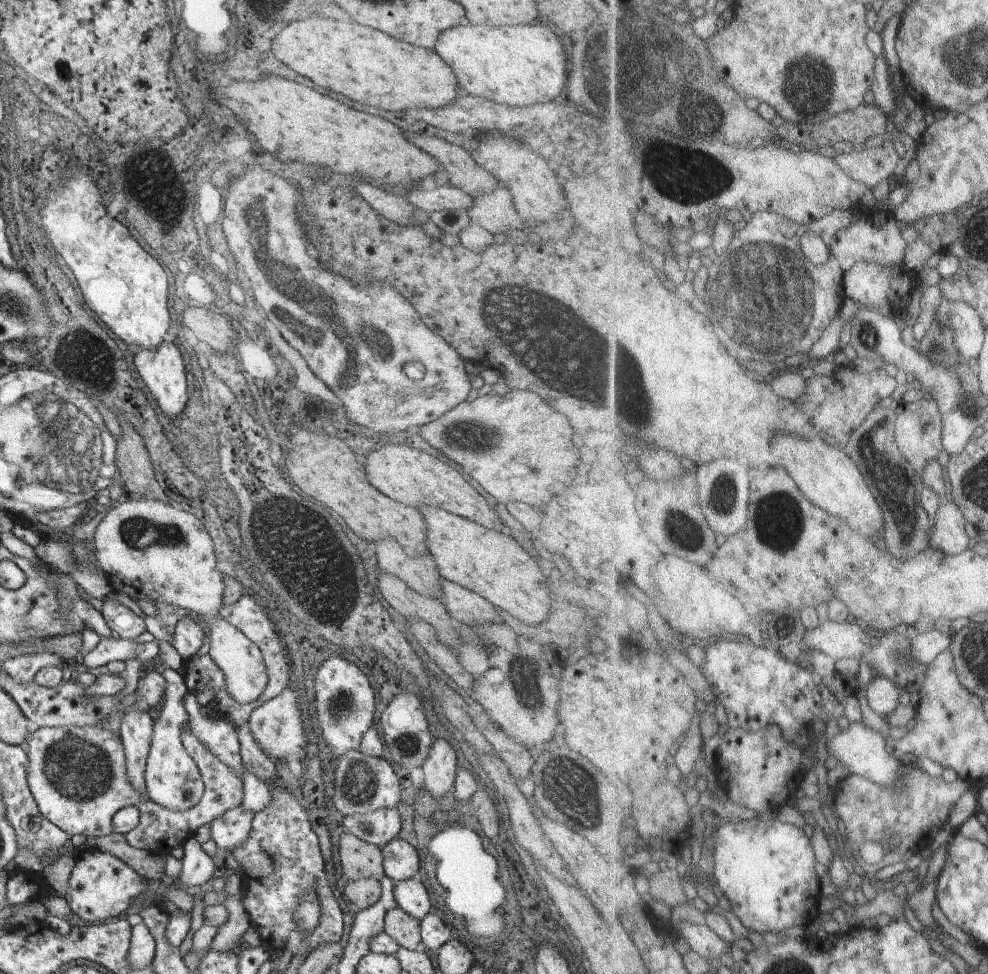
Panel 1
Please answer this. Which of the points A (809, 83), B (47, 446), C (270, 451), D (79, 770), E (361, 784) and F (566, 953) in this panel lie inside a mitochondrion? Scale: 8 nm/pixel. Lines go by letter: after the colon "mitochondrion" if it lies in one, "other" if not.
A: mitochondrion
B: mitochondrion
C: other
D: mitochondrion
E: mitochondrion
F: other

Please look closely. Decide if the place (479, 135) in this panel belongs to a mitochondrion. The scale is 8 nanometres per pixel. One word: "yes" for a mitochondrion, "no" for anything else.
no

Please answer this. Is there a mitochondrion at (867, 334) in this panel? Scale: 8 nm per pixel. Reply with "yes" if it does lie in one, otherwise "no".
yes

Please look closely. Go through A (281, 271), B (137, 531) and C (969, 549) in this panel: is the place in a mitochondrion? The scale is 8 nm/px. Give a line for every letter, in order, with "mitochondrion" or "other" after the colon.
A: mitochondrion
B: mitochondrion
C: other

